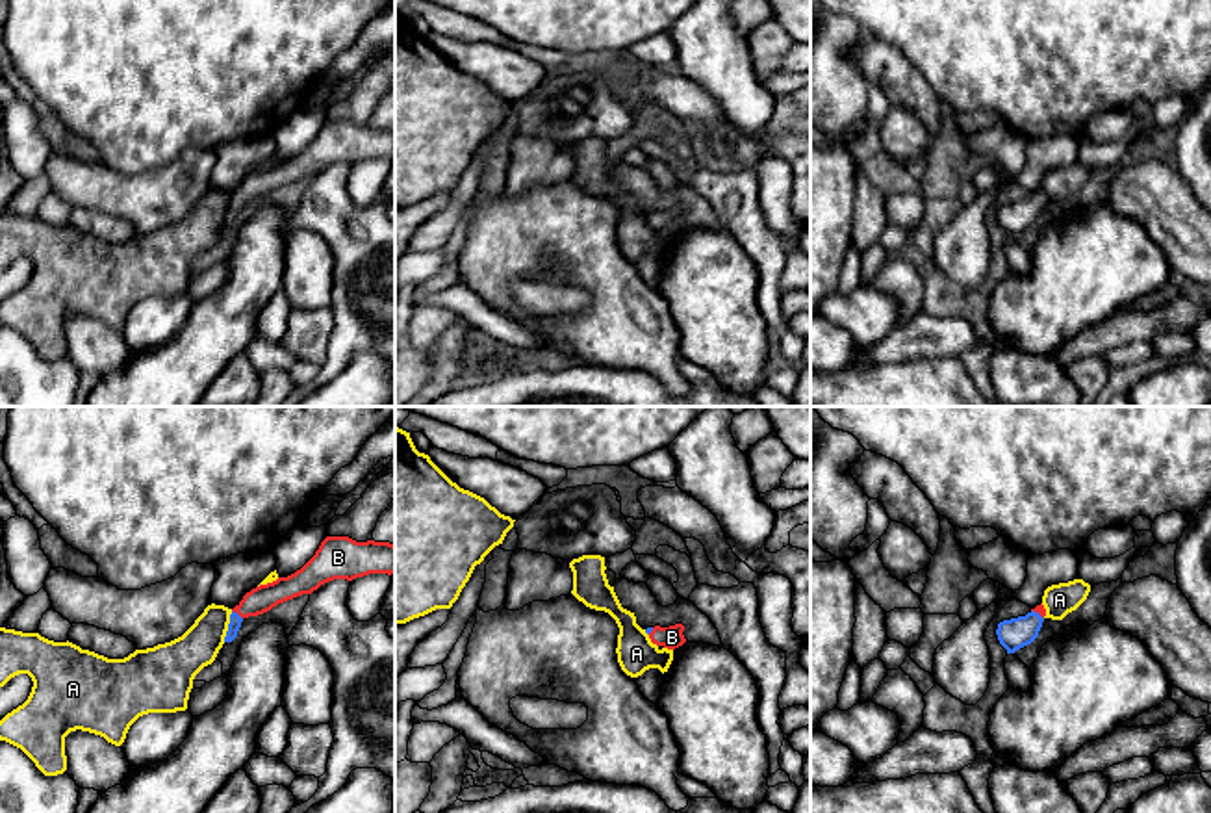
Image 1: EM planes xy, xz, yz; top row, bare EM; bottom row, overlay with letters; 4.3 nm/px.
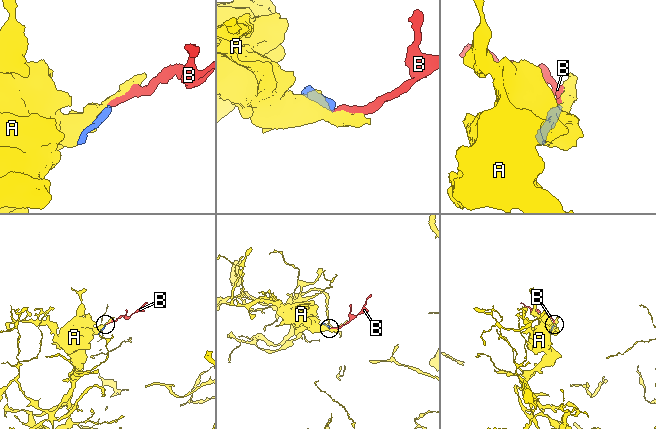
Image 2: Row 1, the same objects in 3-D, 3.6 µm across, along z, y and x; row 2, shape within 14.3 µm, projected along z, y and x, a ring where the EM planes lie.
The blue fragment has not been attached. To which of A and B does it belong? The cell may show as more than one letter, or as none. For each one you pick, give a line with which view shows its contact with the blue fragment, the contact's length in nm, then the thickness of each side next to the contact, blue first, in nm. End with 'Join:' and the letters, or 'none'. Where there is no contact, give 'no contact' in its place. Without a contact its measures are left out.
B: contact in xy; length 60 nm; calibres 50 and 120 nm
Join: B

